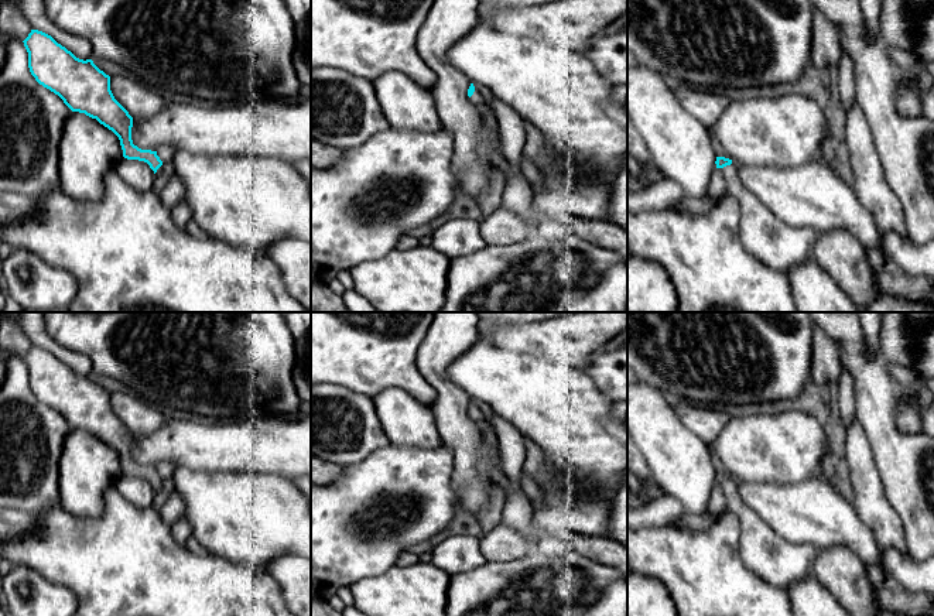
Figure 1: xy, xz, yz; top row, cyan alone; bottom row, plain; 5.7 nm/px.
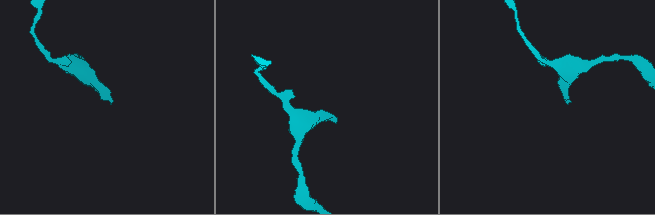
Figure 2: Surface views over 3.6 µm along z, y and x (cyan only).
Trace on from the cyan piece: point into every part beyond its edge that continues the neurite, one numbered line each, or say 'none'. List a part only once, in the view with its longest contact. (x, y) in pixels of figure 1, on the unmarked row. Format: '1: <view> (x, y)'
1: yz (780, 563)

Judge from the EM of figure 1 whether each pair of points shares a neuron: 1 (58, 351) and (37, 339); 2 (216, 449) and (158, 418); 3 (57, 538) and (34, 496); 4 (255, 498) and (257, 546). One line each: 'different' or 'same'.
1: same
2: different
3: different
4: same

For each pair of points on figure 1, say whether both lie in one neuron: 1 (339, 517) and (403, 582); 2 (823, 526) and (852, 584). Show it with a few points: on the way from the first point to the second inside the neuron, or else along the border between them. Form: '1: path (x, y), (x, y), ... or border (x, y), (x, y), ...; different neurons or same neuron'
1: border (394, 564), (379, 574), (368, 575), (358, 581); different neurons
2: border (818, 550), (845, 546), (862, 563); different neurons

